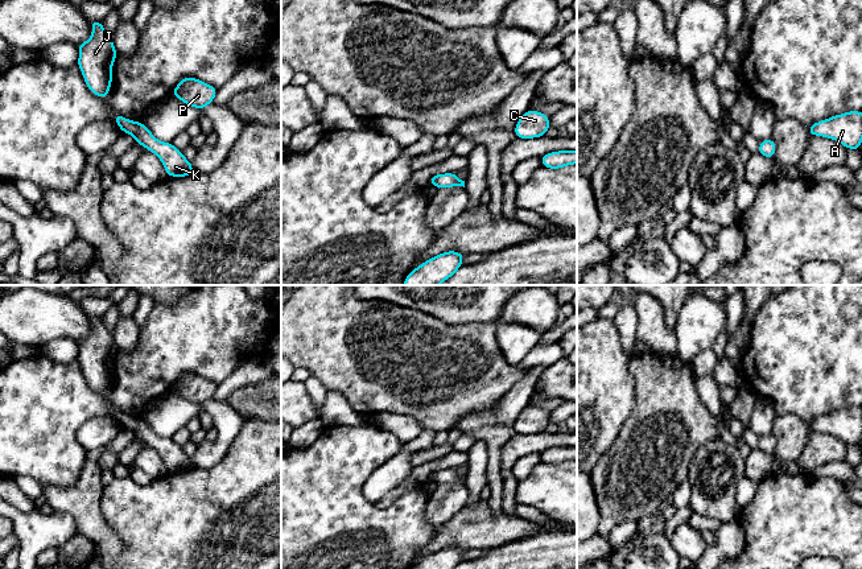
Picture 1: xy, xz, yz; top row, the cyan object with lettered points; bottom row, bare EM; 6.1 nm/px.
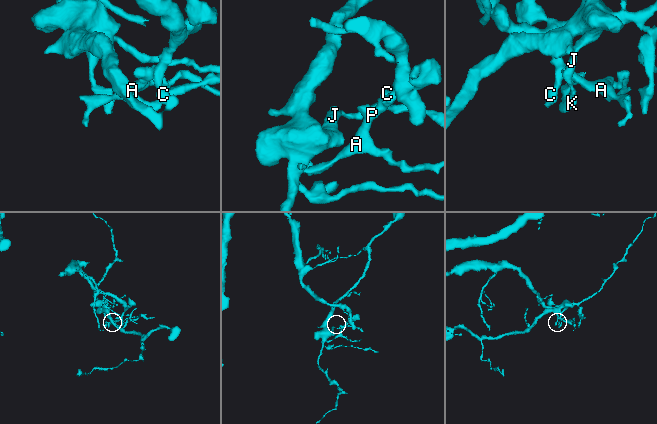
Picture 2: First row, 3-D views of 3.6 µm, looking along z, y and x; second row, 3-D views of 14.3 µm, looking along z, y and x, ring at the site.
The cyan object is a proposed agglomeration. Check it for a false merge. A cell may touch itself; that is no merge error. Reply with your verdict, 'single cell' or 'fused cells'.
fused cells

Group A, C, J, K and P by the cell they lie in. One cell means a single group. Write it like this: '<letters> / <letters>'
A C K P / J

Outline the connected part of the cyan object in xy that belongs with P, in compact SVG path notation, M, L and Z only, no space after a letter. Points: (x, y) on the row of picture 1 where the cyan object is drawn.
M187 77L178 82L172 96L178 98L190 107L203 110L207 104L214 102L216 92L216 87L213 87L197 78Z

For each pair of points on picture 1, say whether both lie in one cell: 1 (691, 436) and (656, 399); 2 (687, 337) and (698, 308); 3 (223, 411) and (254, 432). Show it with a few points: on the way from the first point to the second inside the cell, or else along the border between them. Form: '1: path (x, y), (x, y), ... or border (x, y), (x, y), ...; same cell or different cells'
1: path (681, 427), (665, 408); same cell
2: path (693, 330), (697, 326), (698, 314); same cell
3: border (248, 419), (226, 452); different cells

